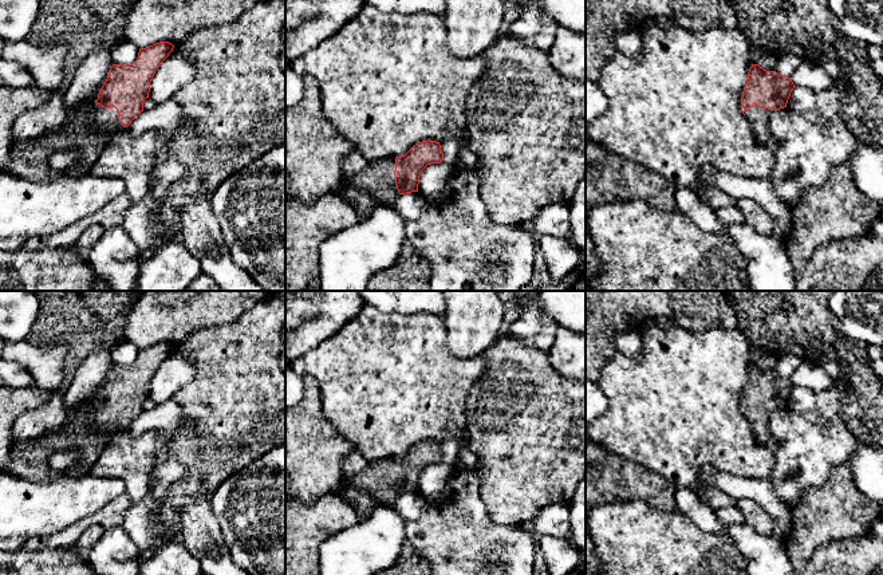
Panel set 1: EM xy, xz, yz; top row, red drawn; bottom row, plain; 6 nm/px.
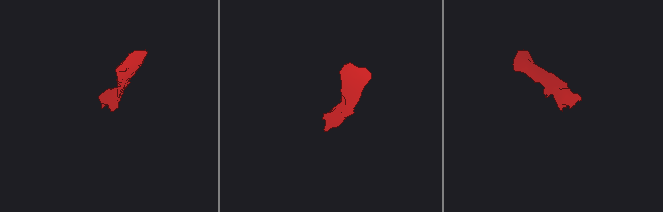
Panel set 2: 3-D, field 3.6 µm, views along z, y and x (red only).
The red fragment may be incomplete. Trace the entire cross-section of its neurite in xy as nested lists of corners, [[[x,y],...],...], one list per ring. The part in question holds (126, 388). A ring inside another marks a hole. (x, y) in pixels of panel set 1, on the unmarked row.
[[[159,342],[141,348],[130,366],[113,365],[94,403],[67,411],[64,424],[40,438],[16,442],[11,448],[8,472],[31,481],[59,477],[50,466],[55,452],[74,449],[82,461],[64,473],[84,474],[98,460],[109,433],[127,428],[143,411],[150,382],[174,346]]]

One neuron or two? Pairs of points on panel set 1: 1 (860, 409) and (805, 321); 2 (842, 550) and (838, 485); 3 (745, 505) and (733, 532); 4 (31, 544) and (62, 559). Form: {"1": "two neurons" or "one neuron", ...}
{"1": "one neuron", "2": "two neurons", "3": "two neurons", "4": "two neurons"}

